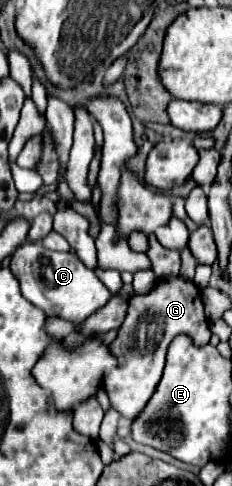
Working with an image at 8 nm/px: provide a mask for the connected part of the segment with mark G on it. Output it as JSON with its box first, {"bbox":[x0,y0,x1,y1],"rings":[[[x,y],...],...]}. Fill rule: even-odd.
{"bbox":[104,277,212,419],"rings":[[[182,277],[158,279],[150,293],[134,295],[128,301],[126,319],[120,325],[116,339],[108,345],[112,355],[118,359],[118,367],[116,371],[104,373],[104,389],[110,403],[126,419],[134,419],[148,403],[162,377],[166,349],[180,333],[188,333],[196,345],[208,343],[212,335],[208,317],[204,313],[204,301],[194,281],[186,281]]]}

